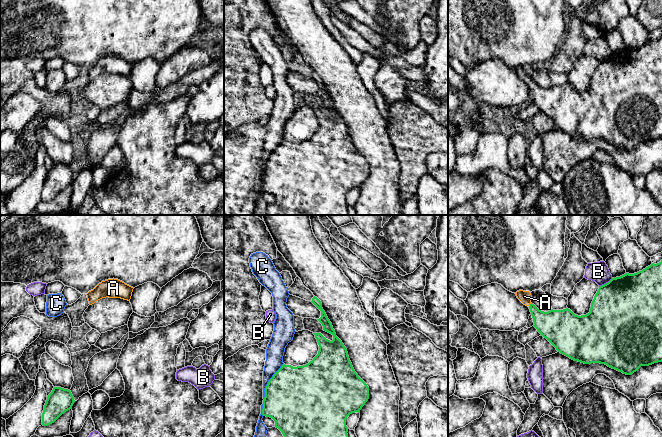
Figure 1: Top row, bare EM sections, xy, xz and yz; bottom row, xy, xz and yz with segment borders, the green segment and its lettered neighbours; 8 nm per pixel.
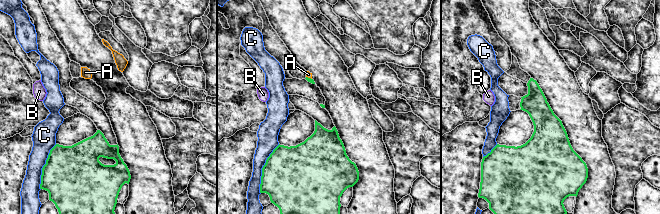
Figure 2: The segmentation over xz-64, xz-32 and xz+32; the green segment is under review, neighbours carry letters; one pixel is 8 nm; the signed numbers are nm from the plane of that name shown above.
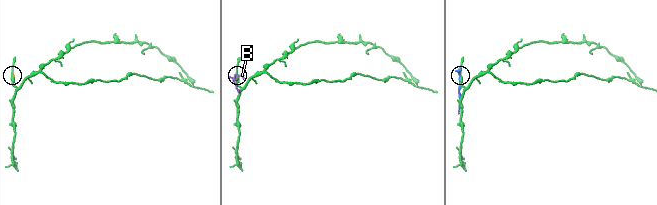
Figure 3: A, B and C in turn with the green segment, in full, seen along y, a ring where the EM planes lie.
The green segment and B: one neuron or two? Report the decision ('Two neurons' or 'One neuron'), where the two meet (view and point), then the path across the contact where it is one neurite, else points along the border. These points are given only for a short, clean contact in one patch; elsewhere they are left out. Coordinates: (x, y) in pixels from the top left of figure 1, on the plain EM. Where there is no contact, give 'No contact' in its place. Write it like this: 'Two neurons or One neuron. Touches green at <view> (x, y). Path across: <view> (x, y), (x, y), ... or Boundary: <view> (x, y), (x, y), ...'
Two neurons. Touches green at yz (606, 59). Boundary: yz (612, 54), (599, 63)

